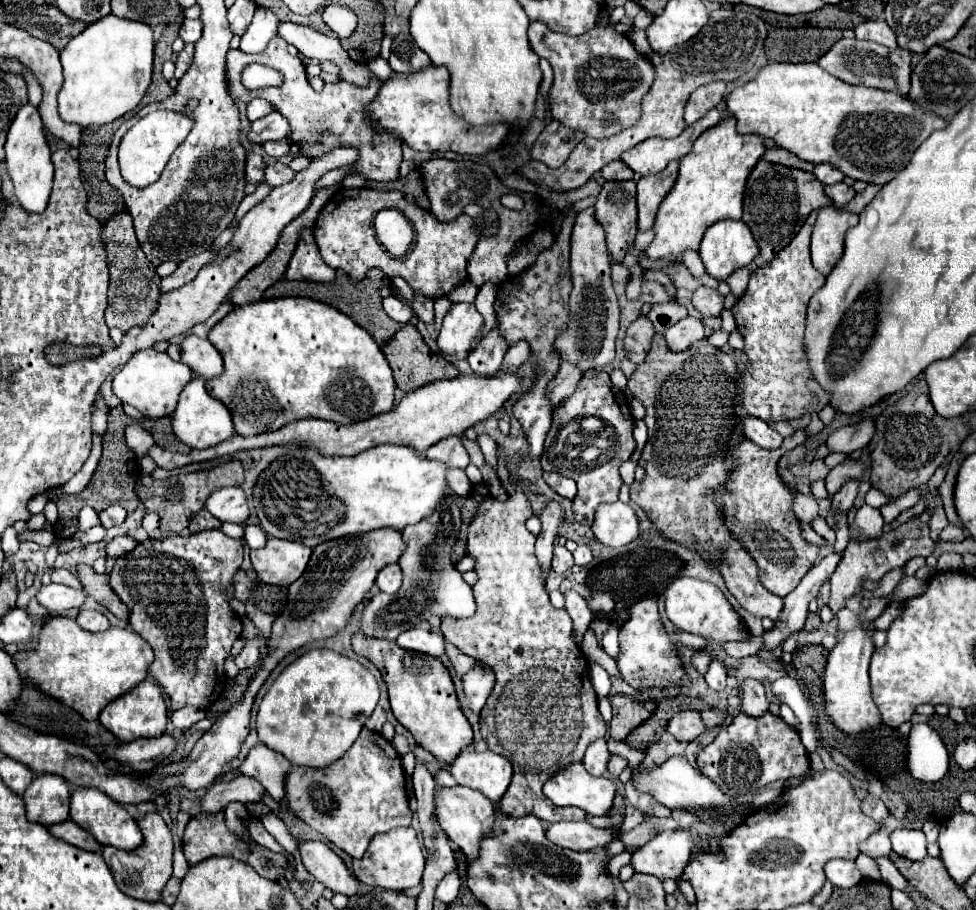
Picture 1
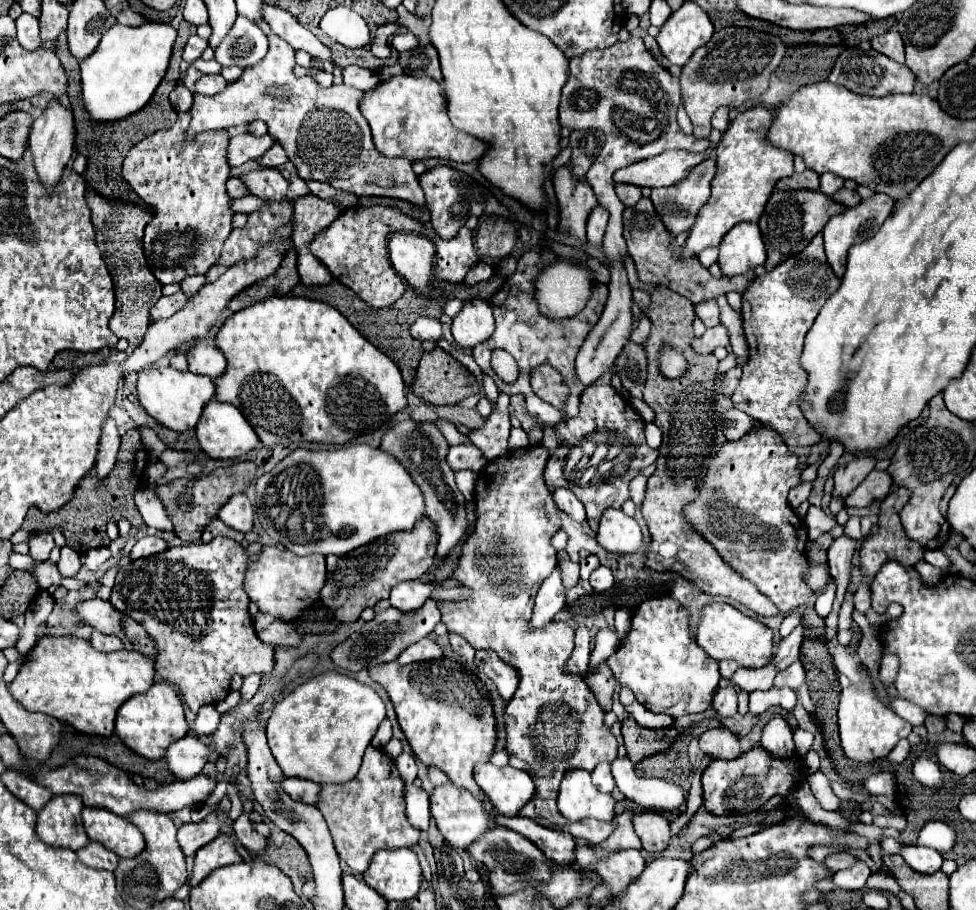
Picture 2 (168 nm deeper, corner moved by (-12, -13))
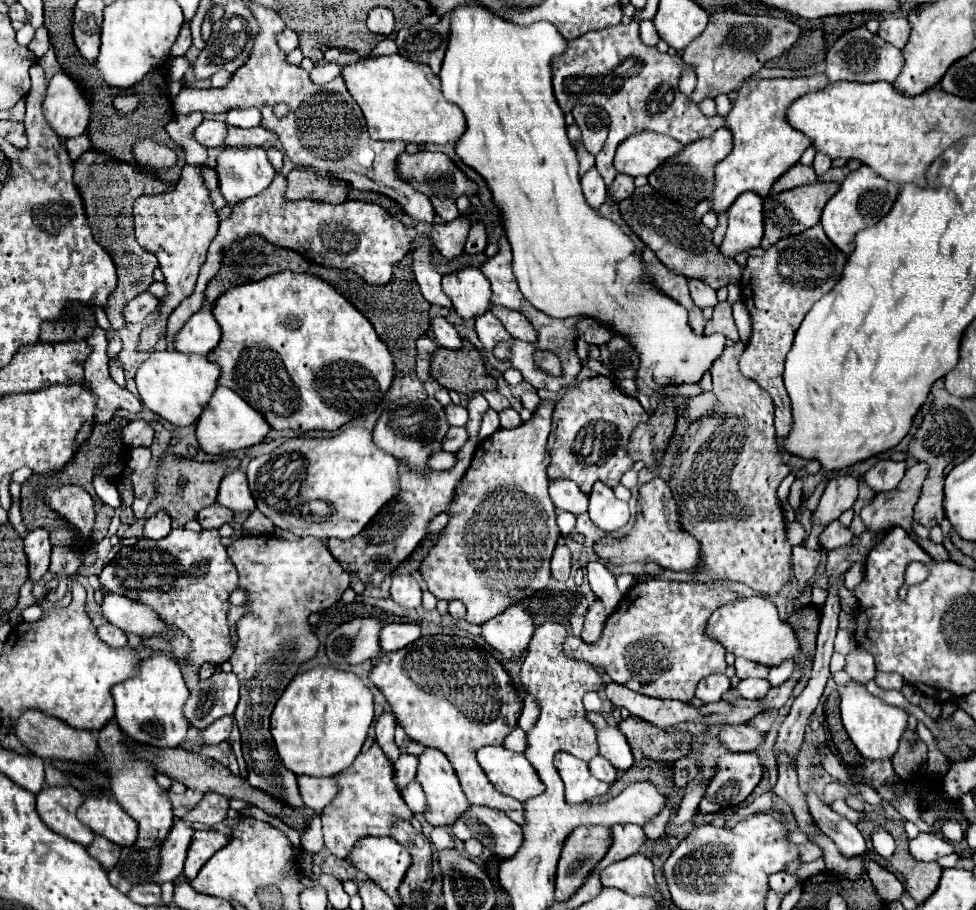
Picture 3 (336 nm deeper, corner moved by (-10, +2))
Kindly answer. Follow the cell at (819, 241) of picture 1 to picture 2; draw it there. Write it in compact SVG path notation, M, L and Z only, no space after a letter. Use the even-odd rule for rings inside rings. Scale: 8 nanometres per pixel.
M878 193L872 199L866 199L860 205L856 205L852 209L846 209L840 215L834 215L826 223L826 227L822 231L822 235L824 235L824 247L826 247L826 257L828 257L828 263L830 263L832 271L838 277L842 277L844 271L846 271L846 255L848 255L848 249L852 245L856 245L856 243L862 243L862 241L870 239L882 227L882 223L886 221L886 217L892 213L892 207L894 207L894 199L890 199L888 195Z

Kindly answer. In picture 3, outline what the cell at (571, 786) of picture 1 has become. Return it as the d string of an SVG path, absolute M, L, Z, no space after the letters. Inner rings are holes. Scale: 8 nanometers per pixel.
M566 752L554 756L554 768L558 770L564 786L566 786L566 802L578 804L596 796L604 796L608 792L608 784L594 778L584 760L578 760Z

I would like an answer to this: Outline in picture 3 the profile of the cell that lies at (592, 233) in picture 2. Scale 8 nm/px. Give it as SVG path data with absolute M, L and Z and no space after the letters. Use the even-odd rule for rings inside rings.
M590 168L584 176L582 176L582 190L586 196L586 202L598 210L604 202L606 202L606 184L602 180L602 176L598 174L596 168Z

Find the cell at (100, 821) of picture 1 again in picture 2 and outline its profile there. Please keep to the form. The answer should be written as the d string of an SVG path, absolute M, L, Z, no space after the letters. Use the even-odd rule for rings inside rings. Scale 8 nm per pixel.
M84 807L82 821L88 837L100 841L118 857L136 857L144 851L146 843L140 831L128 821L102 807Z

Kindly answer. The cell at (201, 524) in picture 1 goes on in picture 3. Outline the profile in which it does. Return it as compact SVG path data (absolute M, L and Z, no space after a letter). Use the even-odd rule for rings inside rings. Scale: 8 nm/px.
M212 504L198 514L198 522L202 524L202 528L220 528L222 524L232 522L232 520L234 520L232 512L224 506L218 506L218 504Z

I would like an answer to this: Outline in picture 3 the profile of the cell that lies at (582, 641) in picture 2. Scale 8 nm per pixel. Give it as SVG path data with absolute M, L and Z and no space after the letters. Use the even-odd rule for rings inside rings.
M644 580L636 582L622 598L618 608L608 616L602 636L594 644L586 644L582 638L566 638L566 654L578 660L590 660L590 664L600 666L616 684L622 684L638 694L650 698L672 698L680 702L690 702L694 698L696 684L710 674L724 674L724 646L706 634L708 612L712 614L716 608L734 602L740 598L738 592L722 586L722 584L700 584L700 582L670 582L670 580Z

